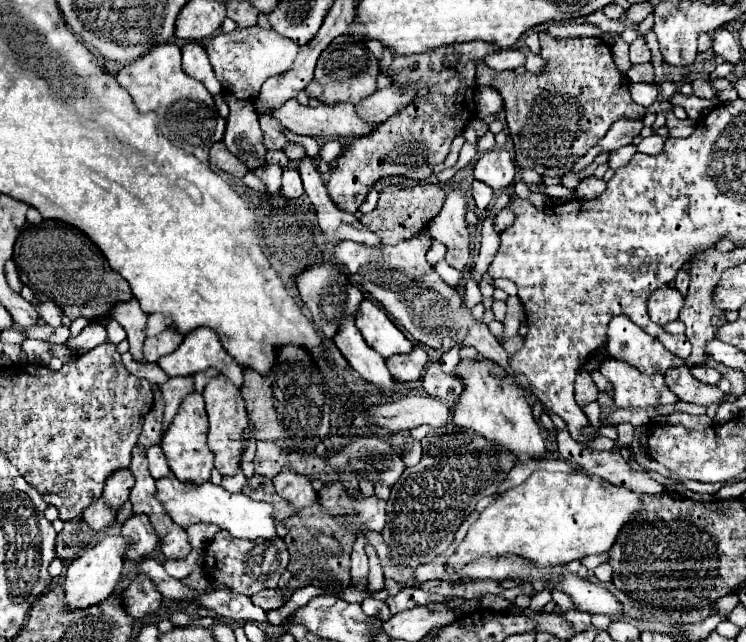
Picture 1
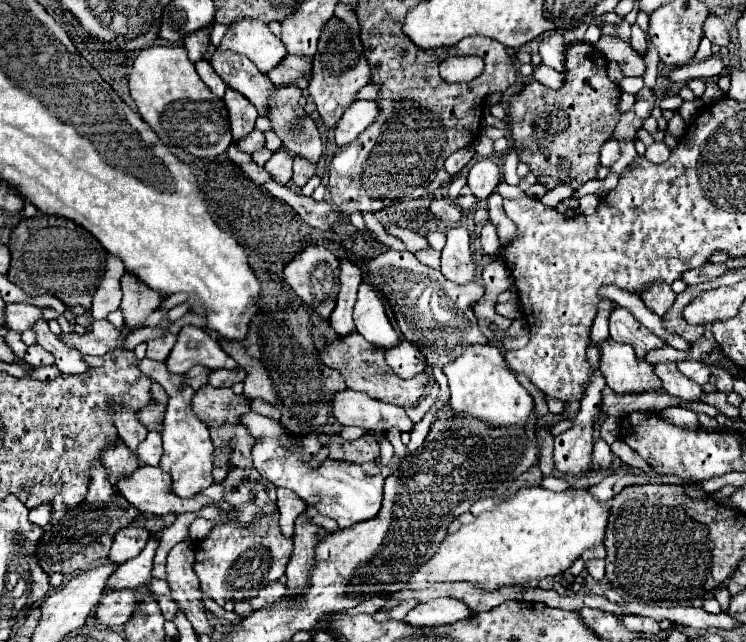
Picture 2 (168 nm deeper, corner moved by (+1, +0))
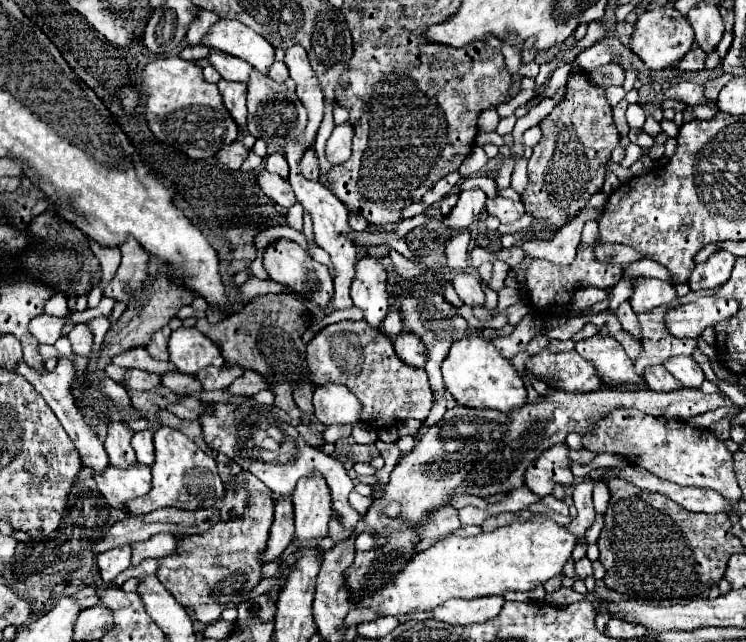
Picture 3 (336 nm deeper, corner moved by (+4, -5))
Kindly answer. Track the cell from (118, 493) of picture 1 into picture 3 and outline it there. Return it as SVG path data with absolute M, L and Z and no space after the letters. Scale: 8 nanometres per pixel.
M120 421L108 423L108 435L106 435L104 447L106 447L106 453L108 453L110 465L130 467L136 461L134 449L130 445L132 435L134 435L134 431L128 429L128 425L120 425Z

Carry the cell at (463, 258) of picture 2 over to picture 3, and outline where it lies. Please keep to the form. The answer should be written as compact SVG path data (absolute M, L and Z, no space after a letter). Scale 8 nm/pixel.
M456 273L456 277L452 277L452 285L456 289L456 293L460 295L460 299L474 307L486 307L486 297L482 291L482 283L478 277L472 277L470 273Z

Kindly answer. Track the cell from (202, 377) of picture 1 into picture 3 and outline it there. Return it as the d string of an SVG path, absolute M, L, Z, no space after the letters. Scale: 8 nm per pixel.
M246 369L244 375L238 377L238 379L228 387L228 391L230 391L232 395L246 395L246 397L252 397L252 395L256 395L256 393L268 389L268 387L270 387L268 381L264 381L264 377L260 377L260 373Z

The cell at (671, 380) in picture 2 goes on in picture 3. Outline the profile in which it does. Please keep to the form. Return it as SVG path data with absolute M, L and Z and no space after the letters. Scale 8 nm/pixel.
M664 365L652 367L644 371L644 381L652 391L674 391L680 389L680 381L676 381L676 377L672 377L668 373L668 369L664 369Z

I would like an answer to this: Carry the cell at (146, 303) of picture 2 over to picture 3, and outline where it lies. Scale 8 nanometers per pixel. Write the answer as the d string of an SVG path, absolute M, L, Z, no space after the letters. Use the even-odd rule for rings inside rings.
M126 239L124 243L118 245L122 251L122 263L114 275L114 279L106 285L104 295L128 303L130 291L142 287L146 279L146 265L148 265L148 253L136 239ZM128 285L128 291L124 287Z

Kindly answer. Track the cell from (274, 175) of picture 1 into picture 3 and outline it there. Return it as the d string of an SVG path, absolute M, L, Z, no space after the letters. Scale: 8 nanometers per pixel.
M272 153L272 155L268 155L268 159L266 159L266 171L270 171L270 173L276 173L276 175L280 175L280 177L288 177L288 163L286 163L286 157L284 157L284 153Z

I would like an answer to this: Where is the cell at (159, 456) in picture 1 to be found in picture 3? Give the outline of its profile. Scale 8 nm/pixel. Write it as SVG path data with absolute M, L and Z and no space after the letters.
M138 431L132 437L132 449L136 453L136 459L144 465L152 465L154 461L154 443L152 443L152 431Z

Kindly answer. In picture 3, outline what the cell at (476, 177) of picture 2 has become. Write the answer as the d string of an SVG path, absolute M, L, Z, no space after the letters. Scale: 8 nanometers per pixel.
M476 189L476 191L460 191L460 199L456 207L450 211L450 215L444 217L444 227L448 231L464 231L468 229L480 211L484 209L486 203L486 193Z

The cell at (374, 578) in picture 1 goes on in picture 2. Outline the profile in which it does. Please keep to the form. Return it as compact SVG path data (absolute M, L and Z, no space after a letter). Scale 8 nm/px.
M375 594L375 596L363 600L359 606L351 608L349 612L351 612L351 614L363 614L363 612L365 612L365 614L375 614L379 608L385 606L385 602L387 602L387 598L385 598L383 594Z

